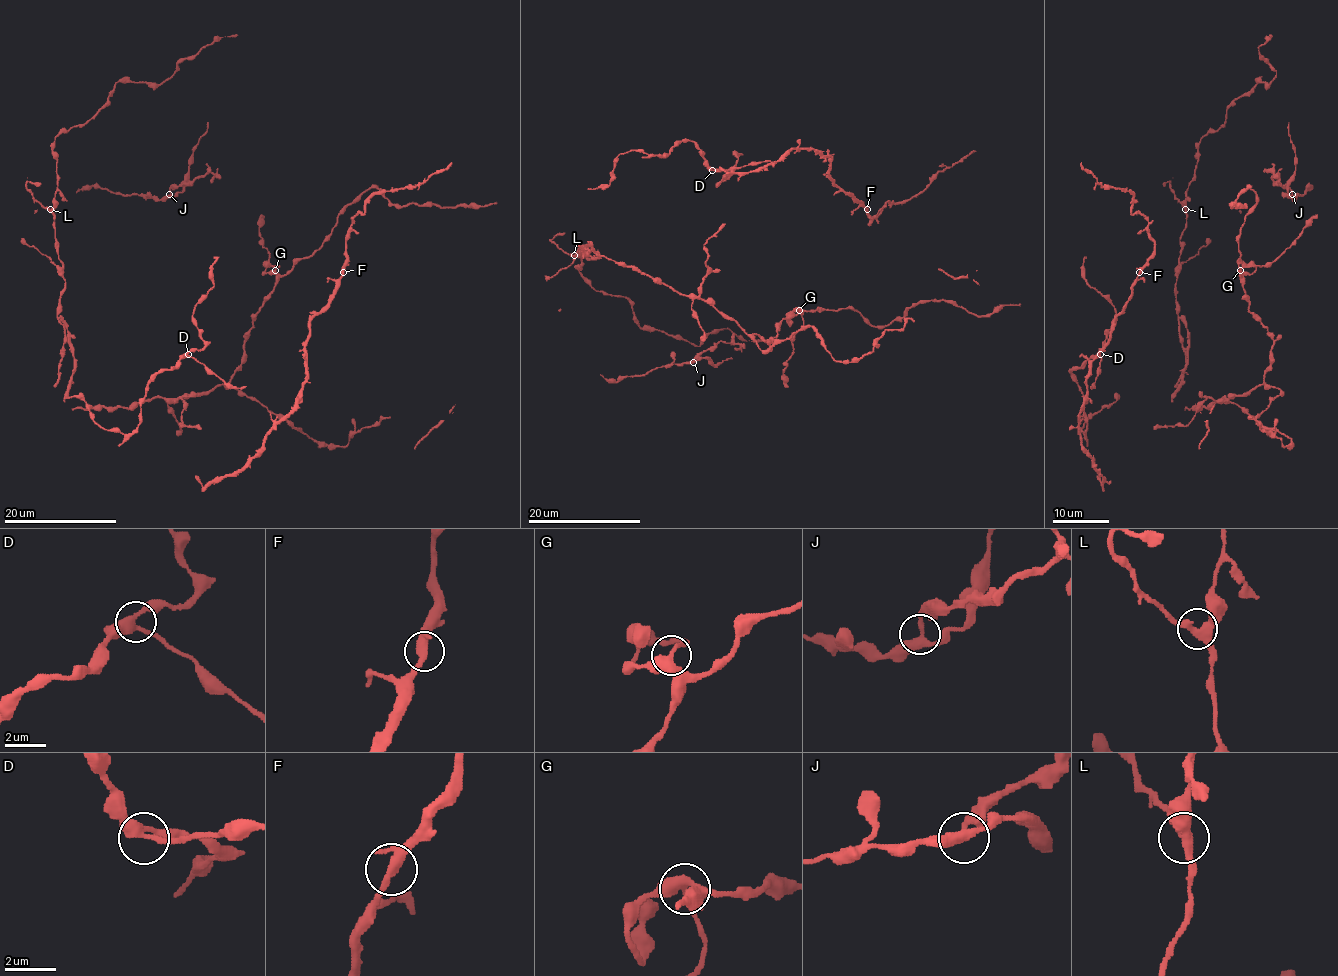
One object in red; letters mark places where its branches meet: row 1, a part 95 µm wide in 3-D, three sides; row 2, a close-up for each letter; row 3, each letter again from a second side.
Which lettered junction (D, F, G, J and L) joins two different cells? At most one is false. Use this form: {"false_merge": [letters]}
{"false_merge": []}

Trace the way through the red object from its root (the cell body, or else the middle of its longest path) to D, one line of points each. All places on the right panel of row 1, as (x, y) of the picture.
D: (1119, 398), (1093, 413), (1081, 430), (1085, 434), (1083, 395), (1071, 369), (1079, 368), (1100, 354)

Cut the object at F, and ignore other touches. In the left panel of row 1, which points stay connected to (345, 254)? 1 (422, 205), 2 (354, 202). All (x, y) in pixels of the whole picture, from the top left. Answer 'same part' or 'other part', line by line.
1: other part
2: other part

